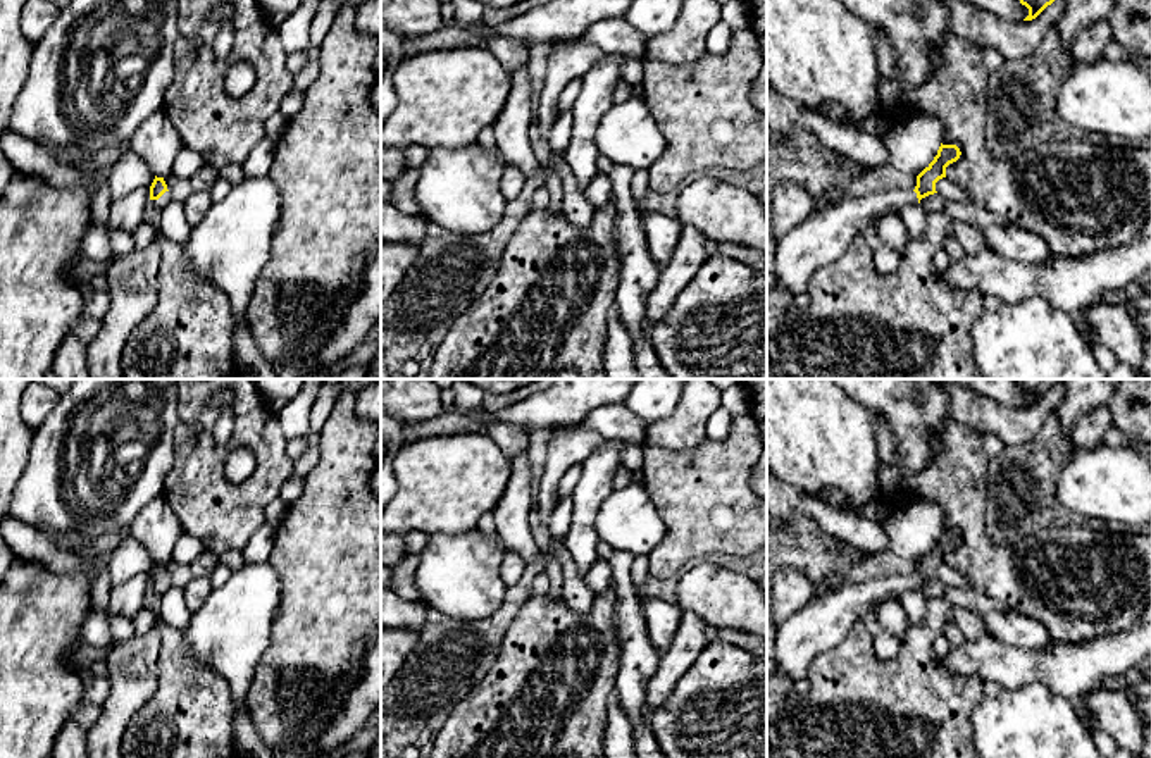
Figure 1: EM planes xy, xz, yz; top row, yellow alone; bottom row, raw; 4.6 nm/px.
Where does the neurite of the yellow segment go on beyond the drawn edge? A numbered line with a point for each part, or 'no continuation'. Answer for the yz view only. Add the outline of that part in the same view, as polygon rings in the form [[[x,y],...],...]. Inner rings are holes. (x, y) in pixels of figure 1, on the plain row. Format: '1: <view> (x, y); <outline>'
1: yz (826, 621); [[[891,575],[817,594],[799,613],[779,625],[768,648],[775,674],[791,680],[796,696],[806,698],[810,662],[844,641],[863,613],[874,612],[882,601],[898,601],[901,593],[913,589],[918,589],[913,575]]]

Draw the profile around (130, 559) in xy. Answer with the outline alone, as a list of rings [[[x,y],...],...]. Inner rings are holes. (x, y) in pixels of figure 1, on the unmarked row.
[[[124,539],[110,555],[107,565],[112,584],[122,584],[138,574],[152,572],[155,560],[148,550],[136,539]]]

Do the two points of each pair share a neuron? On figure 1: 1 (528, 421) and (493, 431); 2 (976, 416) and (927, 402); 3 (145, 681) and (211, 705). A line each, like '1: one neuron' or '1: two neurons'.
1: two neurons
2: two neurons
3: two neurons

